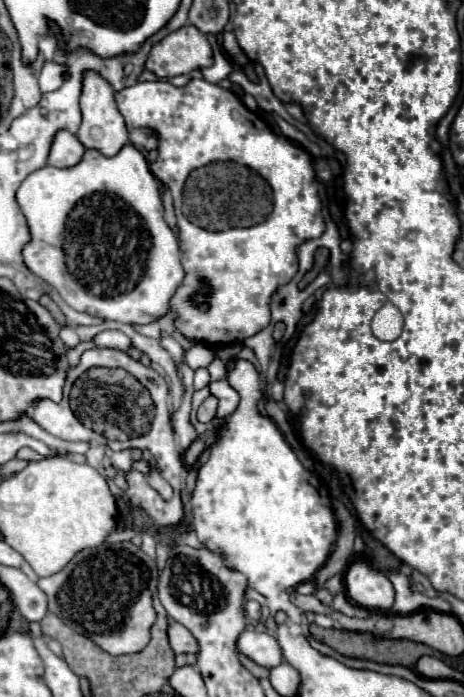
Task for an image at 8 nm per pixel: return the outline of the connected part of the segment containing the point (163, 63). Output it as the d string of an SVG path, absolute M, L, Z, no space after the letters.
M184 25L152 47L146 69L154 71L158 77L174 77L210 67L212 63L212 47L206 35L194 29L194 25Z

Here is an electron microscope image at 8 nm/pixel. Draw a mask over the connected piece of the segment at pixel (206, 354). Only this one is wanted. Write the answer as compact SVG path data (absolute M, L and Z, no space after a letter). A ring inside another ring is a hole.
M194 343L188 351L186 351L186 363L192 369L200 369L200 367L208 367L214 361L214 349L210 345L202 345L202 343Z

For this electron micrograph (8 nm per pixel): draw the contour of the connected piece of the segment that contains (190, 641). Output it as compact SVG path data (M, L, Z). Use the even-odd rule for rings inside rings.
M170 623L168 639L174 653L198 653L198 641L194 641L194 635L184 625Z

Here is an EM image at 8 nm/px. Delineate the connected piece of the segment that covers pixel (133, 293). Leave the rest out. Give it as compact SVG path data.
M134 145L122 147L122 151L116 157L104 157L96 149L88 149L86 155L82 157L82 161L68 169L42 167L26 177L26 181L20 185L20 189L16 193L16 199L18 199L18 205L22 207L22 213L28 219L30 233L32 233L32 243L24 249L24 263L30 267L32 273L36 273L44 281L48 281L70 307L74 307L76 311L84 311L84 313L90 313L90 315L96 315L102 319L122 321L122 323L152 323L170 311L170 299L174 297L174 291L178 289L178 285L182 285L182 279L184 279L184 269L180 265L178 239L164 221L164 207L162 207L162 199L160 199L158 179L150 173L144 155Z

